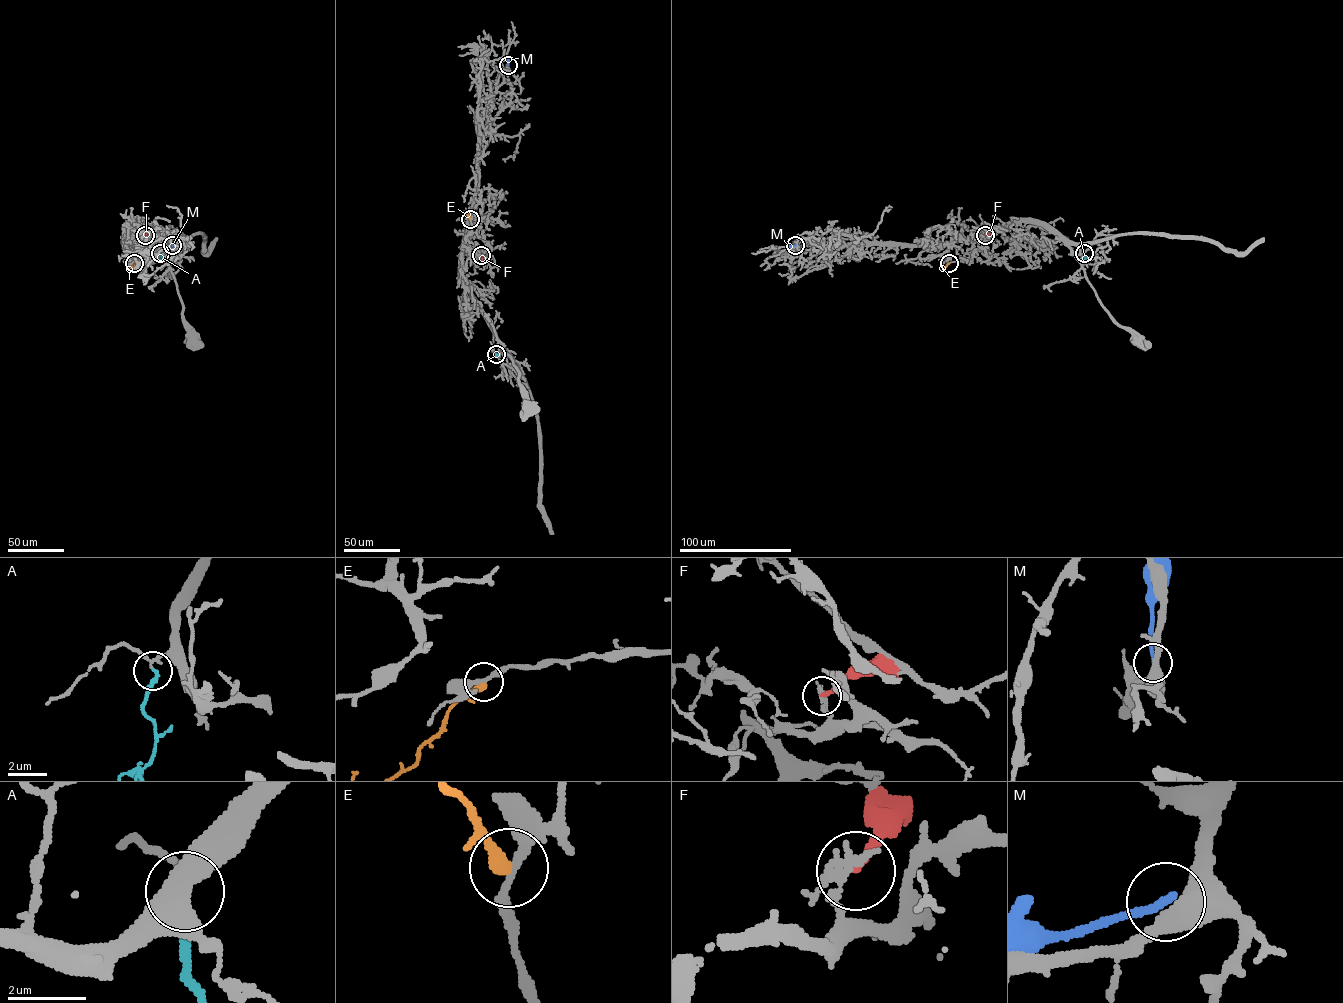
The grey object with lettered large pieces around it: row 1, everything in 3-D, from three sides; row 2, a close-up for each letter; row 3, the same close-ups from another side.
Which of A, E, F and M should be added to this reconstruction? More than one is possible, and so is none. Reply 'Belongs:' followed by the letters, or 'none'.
Belongs: none

